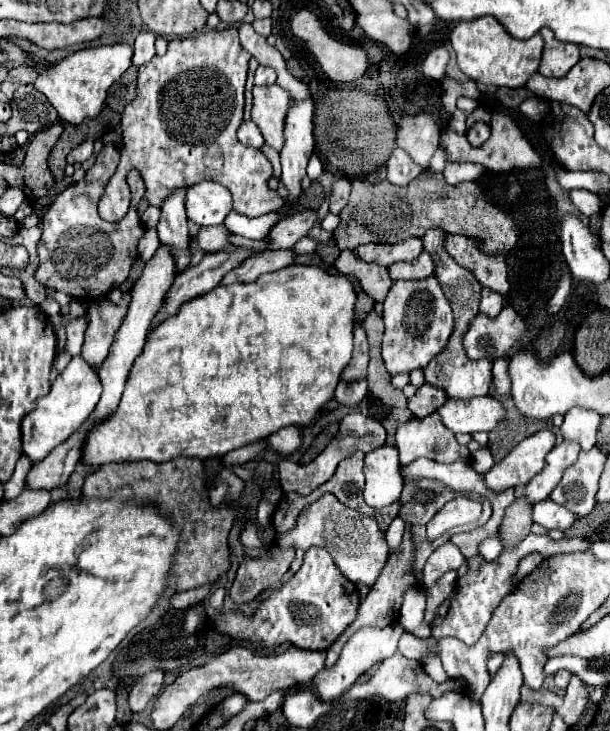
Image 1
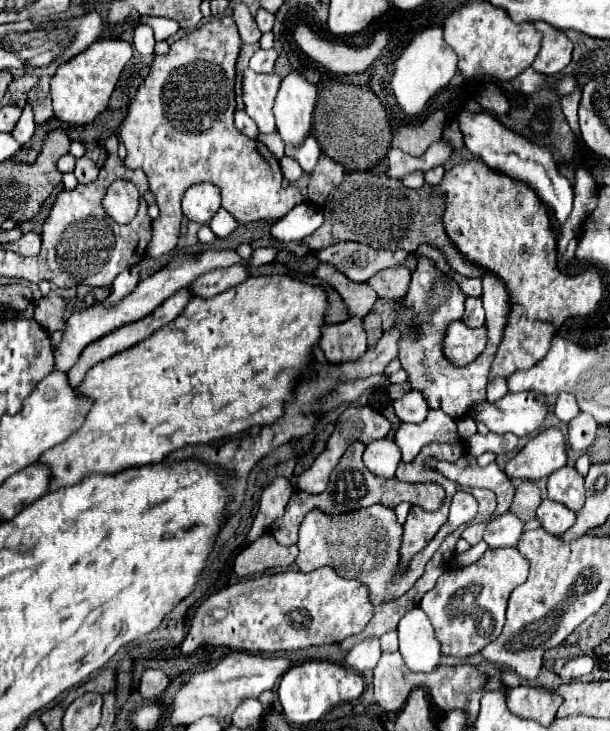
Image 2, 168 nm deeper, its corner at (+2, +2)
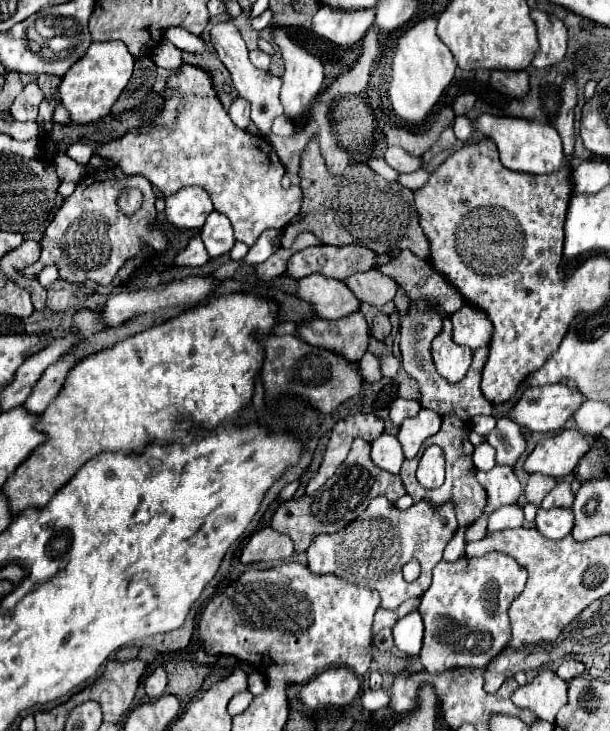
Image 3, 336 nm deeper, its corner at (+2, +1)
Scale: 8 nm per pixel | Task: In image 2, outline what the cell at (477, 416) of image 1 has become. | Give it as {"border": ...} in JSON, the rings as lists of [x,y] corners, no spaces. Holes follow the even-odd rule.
{"border":[[[507,393],[497,403],[483,401],[473,407],[471,417],[483,421],[489,431],[515,433],[519,437],[539,431],[549,413],[547,397],[541,393]]]}

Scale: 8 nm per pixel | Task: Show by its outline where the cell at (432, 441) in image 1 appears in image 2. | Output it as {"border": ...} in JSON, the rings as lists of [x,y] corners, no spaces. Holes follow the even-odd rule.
{"border":[[[429,411],[423,423],[401,423],[395,435],[397,445],[401,447],[403,461],[409,463],[427,443],[455,443],[459,441],[455,419],[441,411]]]}

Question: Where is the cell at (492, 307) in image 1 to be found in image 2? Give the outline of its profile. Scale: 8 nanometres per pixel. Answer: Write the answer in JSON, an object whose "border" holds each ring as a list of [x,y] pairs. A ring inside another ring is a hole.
{"border":[[[467,297],[465,299],[465,313],[461,321],[469,327],[483,327],[485,325],[485,311],[481,305],[481,297]]]}

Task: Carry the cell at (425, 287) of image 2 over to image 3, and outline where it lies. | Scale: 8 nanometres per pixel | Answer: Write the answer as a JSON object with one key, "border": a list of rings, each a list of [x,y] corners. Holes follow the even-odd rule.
{"border":[[[421,298],[417,302],[411,300],[407,306],[407,314],[401,316],[401,326],[399,326],[401,366],[419,384],[419,390],[421,390],[419,404],[423,408],[437,412],[439,416],[453,414],[453,416],[461,418],[463,422],[469,422],[477,414],[491,414],[491,402],[481,392],[481,372],[483,372],[483,366],[487,362],[489,346],[475,350],[473,362],[461,382],[457,382],[457,384],[447,382],[443,376],[439,376],[439,372],[433,364],[433,358],[431,358],[431,342],[441,332],[443,320],[445,320],[445,316],[435,306],[431,306],[431,302],[427,302],[425,298]]]}

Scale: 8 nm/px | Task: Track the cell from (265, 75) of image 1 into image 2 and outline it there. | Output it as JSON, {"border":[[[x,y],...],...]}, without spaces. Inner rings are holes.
{"border":[[[269,49],[269,51],[255,51],[255,55],[251,57],[249,61],[249,67],[257,73],[271,73],[273,71],[273,63],[277,59],[277,51],[275,49]]]}

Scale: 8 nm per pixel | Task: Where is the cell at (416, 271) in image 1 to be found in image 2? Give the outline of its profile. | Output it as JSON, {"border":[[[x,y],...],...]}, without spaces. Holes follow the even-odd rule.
{"border":[[[399,265],[399,267],[389,267],[389,269],[383,269],[383,271],[375,273],[367,281],[367,285],[371,285],[371,289],[377,293],[379,299],[397,301],[407,293],[409,279],[411,279],[409,269]]]}

